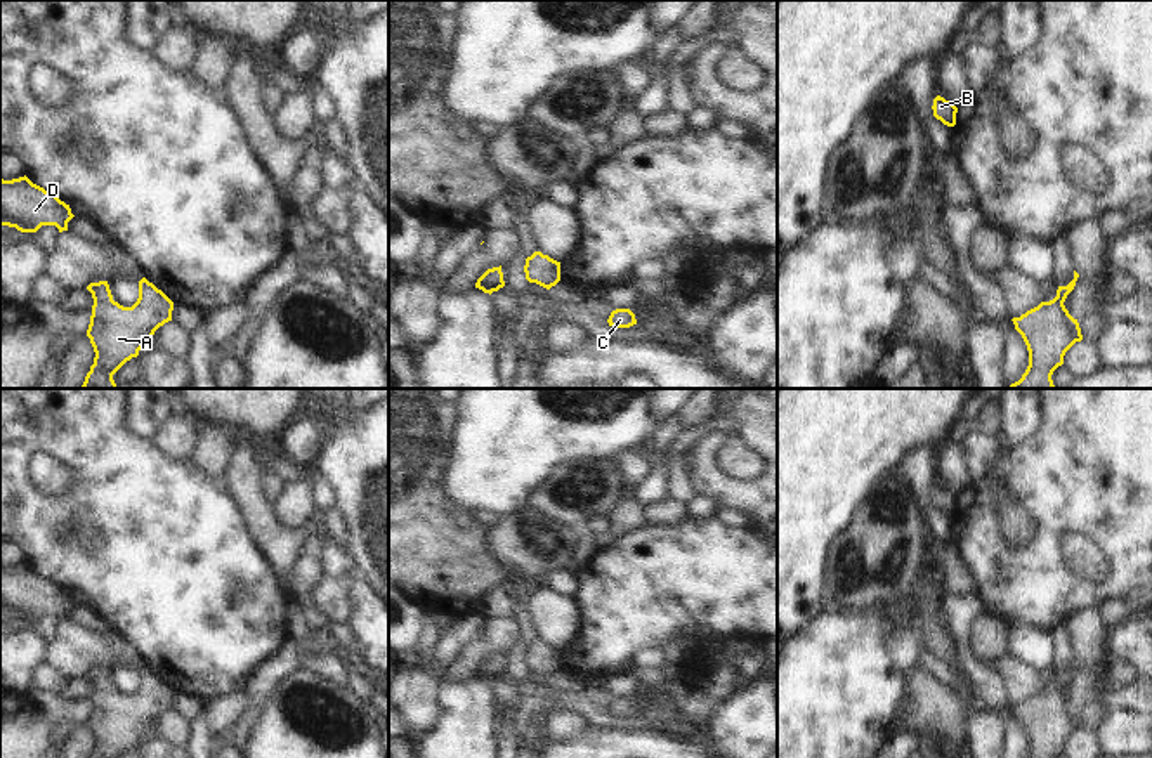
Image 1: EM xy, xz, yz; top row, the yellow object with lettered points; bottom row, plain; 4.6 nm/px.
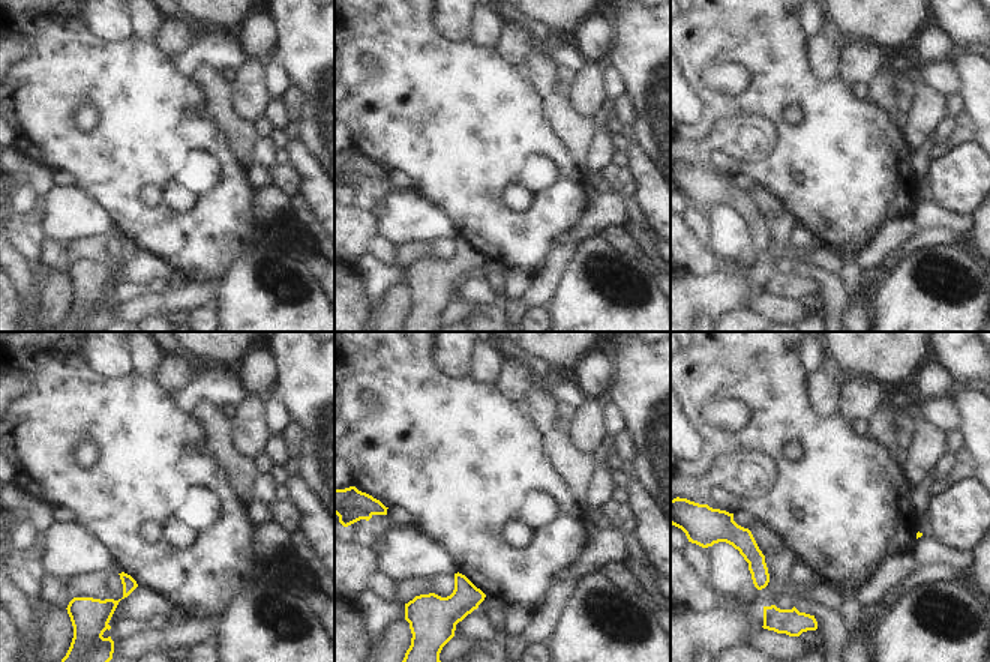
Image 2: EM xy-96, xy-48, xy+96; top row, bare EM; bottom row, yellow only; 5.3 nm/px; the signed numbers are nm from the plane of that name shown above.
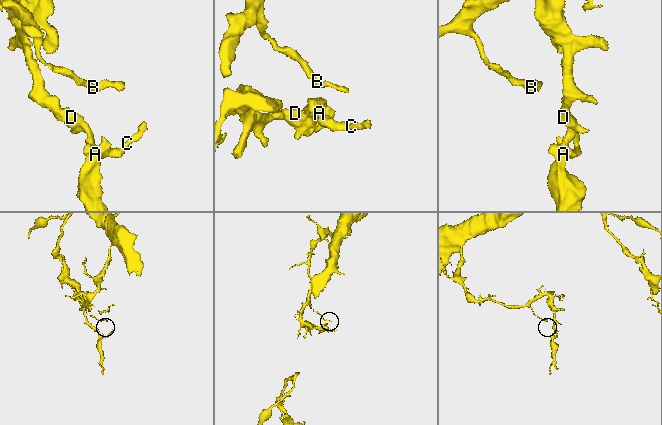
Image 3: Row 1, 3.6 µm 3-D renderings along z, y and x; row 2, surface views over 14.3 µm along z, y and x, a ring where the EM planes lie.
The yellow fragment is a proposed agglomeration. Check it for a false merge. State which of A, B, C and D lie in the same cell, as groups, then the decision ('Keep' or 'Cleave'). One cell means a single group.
Groups: A B C D. Keep

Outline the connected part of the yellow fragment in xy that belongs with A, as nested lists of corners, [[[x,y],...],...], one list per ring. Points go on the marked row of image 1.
[[[146,278],[139,281],[139,298],[132,307],[123,307],[113,300],[108,281],[90,283],[94,305],[87,337],[95,357],[80,389],[116,389],[113,375],[132,357],[139,356],[142,345],[153,338],[154,331],[172,321],[173,302]]]

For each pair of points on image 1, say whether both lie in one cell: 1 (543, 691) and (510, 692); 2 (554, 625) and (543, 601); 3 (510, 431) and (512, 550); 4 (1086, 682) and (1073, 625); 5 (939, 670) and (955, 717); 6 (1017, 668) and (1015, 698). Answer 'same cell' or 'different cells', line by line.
1: same cell
2: same cell
3: different cells
4: same cell
5: different cells
6: same cell

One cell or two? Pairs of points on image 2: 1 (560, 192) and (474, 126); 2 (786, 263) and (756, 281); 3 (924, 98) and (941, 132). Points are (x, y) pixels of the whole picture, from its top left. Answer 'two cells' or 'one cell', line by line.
1: one cell
2: two cells
3: two cells

